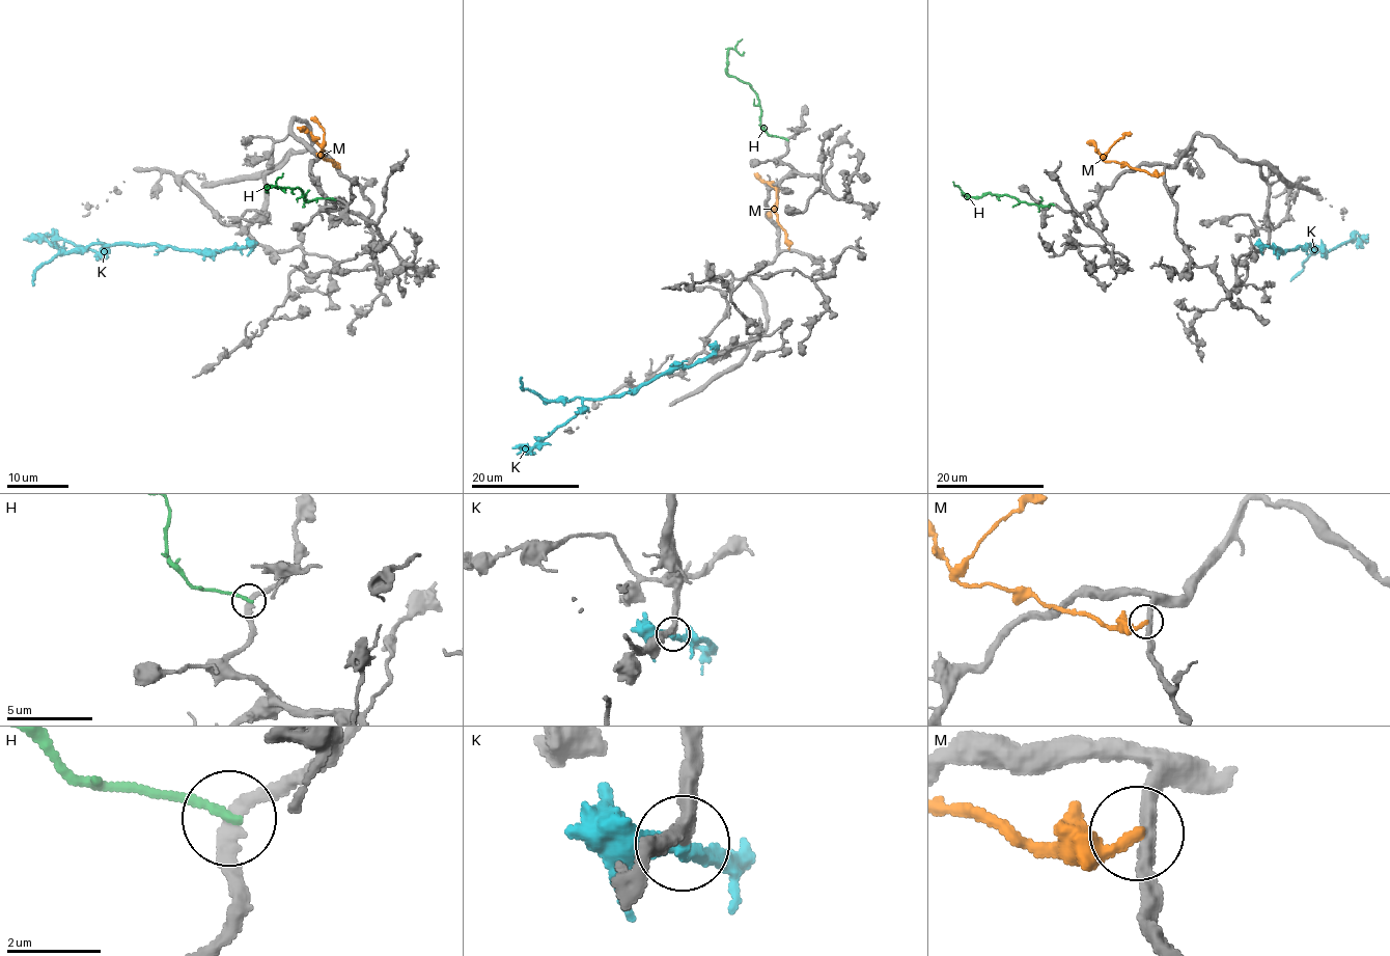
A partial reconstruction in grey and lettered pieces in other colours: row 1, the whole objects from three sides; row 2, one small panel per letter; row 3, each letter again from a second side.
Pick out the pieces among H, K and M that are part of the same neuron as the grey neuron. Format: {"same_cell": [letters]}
{"same_cell": ["K"]}

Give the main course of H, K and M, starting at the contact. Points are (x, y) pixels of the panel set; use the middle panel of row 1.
H: (787, 139), (767, 133), (761, 126), (755, 91), (727, 73), (727, 51), (735, 48), (742, 38)
K: (715, 354), (697, 359), (689, 366), (670, 367), (631, 390), (586, 399), (574, 416), (533, 446), (512, 447)
M: (788, 249), (787, 235), (777, 221), (776, 190), (777, 200), (770, 211), (770, 218)

